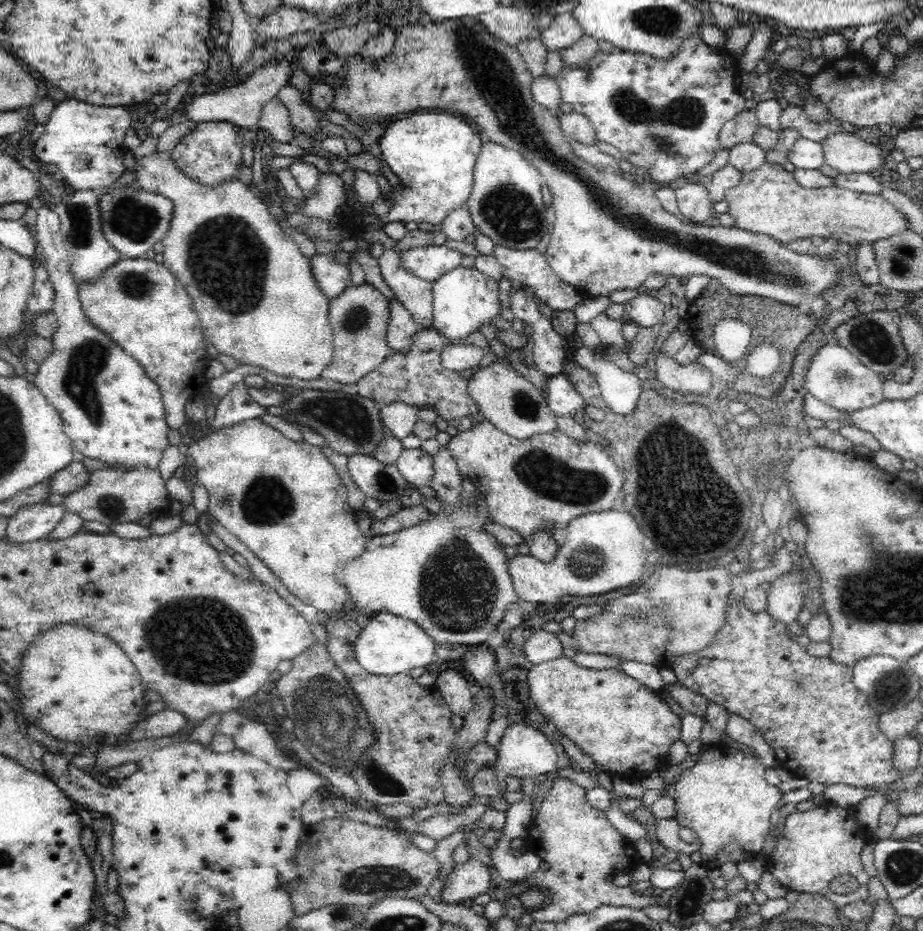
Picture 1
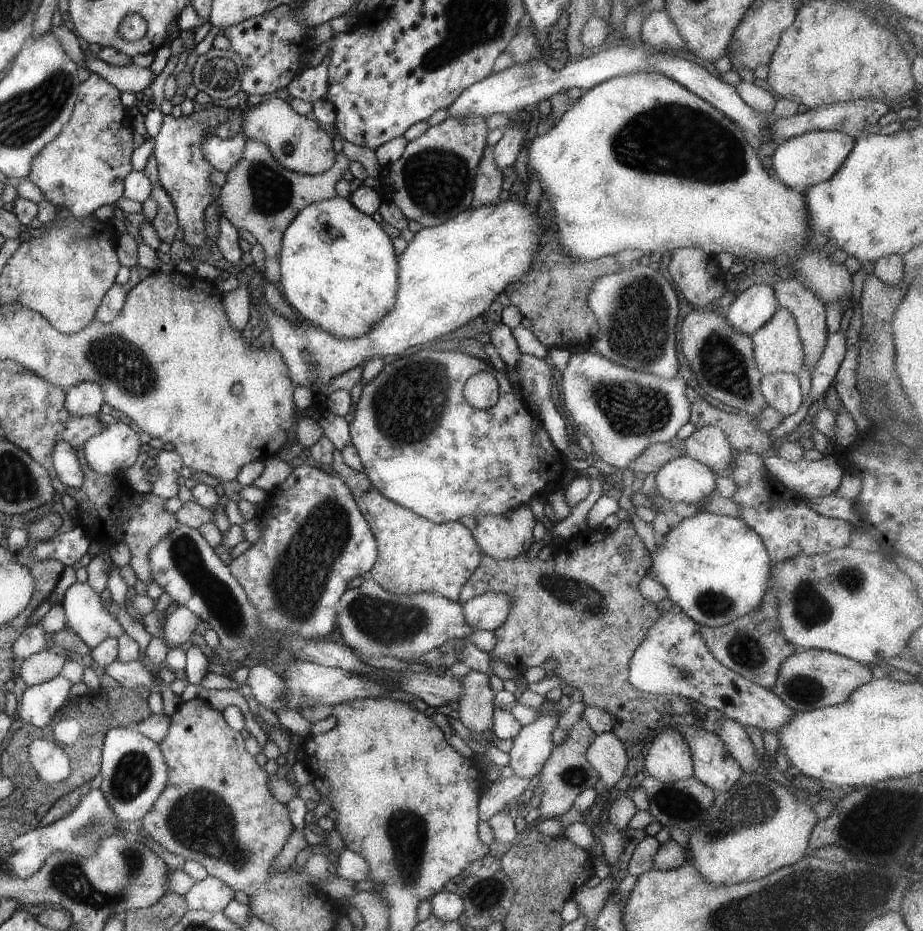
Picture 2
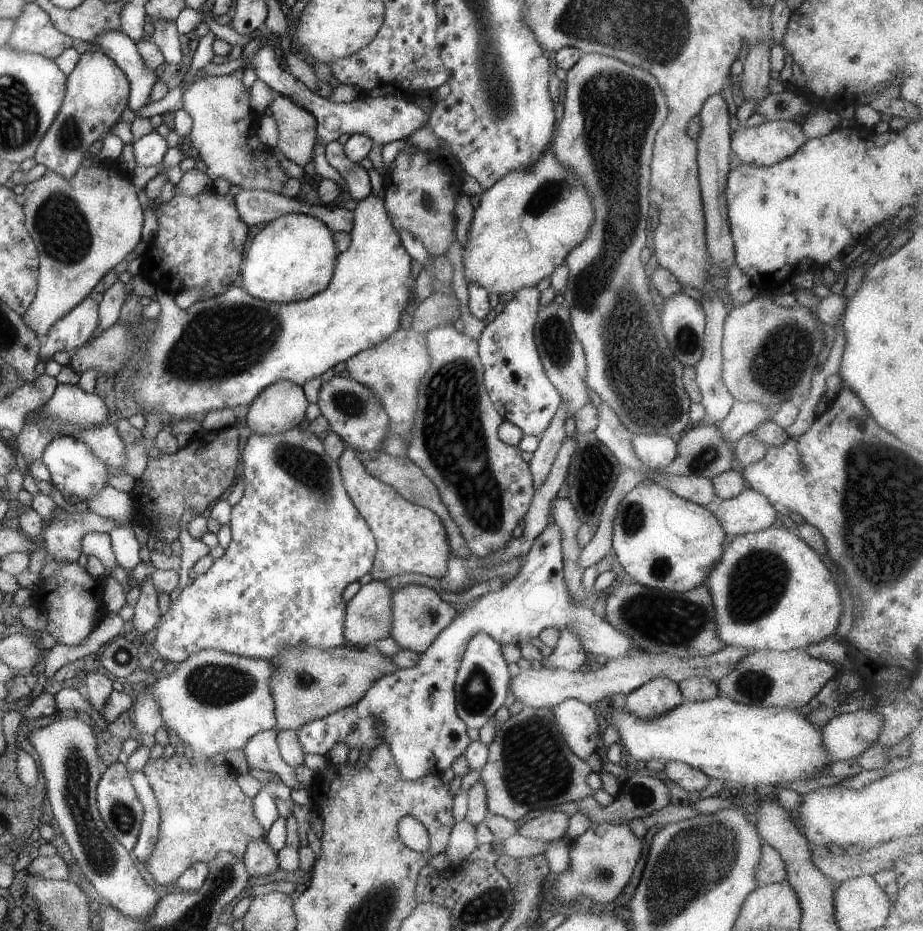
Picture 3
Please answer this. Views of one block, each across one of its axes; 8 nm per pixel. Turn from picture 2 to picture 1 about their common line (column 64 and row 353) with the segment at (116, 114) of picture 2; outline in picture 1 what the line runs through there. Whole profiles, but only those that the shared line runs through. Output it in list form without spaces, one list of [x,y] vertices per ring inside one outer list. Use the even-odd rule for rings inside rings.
[[[144,258],[137,259],[118,259],[116,262],[112,262],[96,280],[90,280],[90,282],[80,282],[77,285],[78,299],[80,299],[80,305],[82,305],[82,311],[88,317],[88,321],[96,327],[96,329],[102,331],[104,335],[108,335],[116,345],[120,345],[120,349],[126,353],[126,355],[136,360],[136,363],[144,369],[148,379],[158,385],[158,391],[160,391],[160,399],[162,399],[162,405],[164,405],[164,421],[170,429],[178,430],[185,424],[185,412],[186,404],[188,400],[192,400],[194,396],[198,396],[202,392],[203,383],[205,379],[206,365],[210,360],[210,356],[206,353],[206,347],[204,341],[206,340],[203,328],[200,322],[198,313],[193,309],[193,302],[190,295],[186,292],[186,288],[183,284],[179,283],[179,280],[170,272],[163,264],[158,264],[153,260]]]

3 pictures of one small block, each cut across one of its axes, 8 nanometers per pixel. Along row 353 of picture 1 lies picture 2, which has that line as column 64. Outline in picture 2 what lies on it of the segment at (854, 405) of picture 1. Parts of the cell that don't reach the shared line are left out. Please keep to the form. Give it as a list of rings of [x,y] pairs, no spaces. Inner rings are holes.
[[[91,789],[67,816],[13,838],[11,848],[9,848],[9,858],[4,862],[5,868],[15,877],[25,880],[40,870],[41,864],[45,862],[45,858],[49,858],[51,852],[71,852],[77,857],[89,858],[97,850],[97,842],[101,838],[119,834],[115,826],[117,820],[117,816],[105,802],[105,796],[101,794],[101,790]]]

